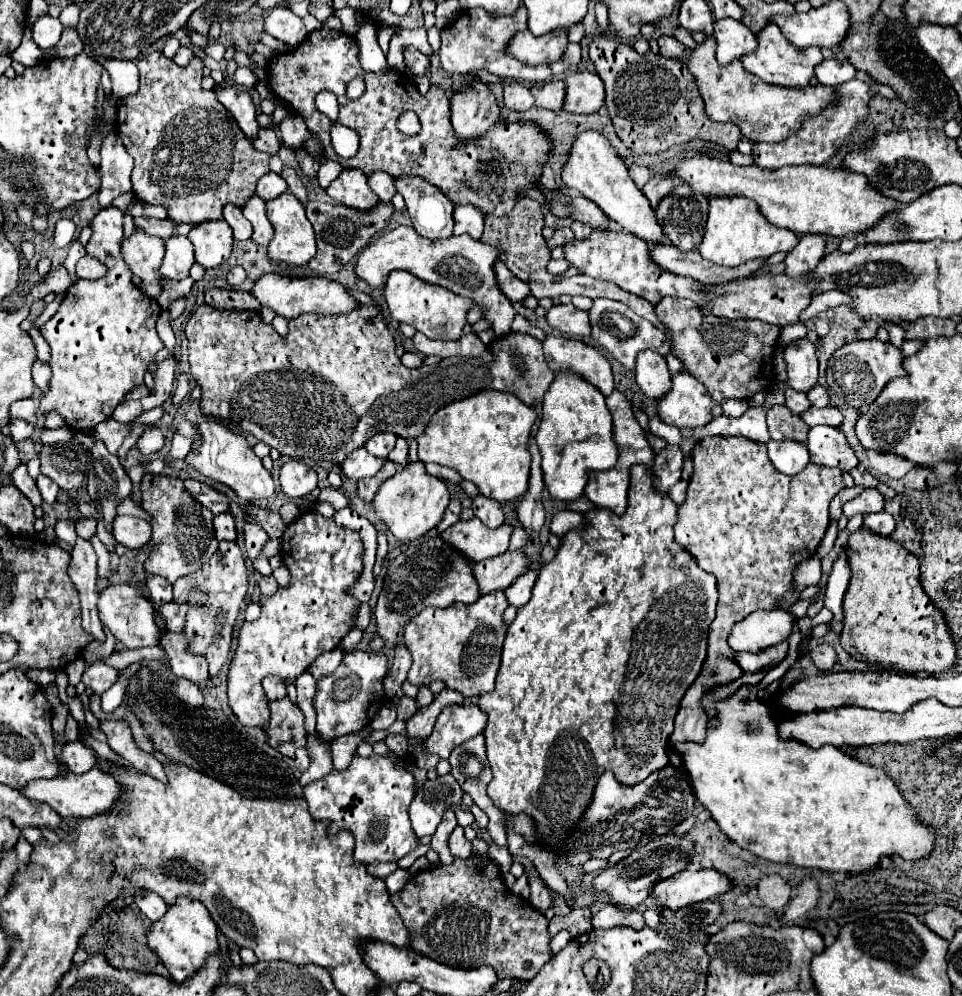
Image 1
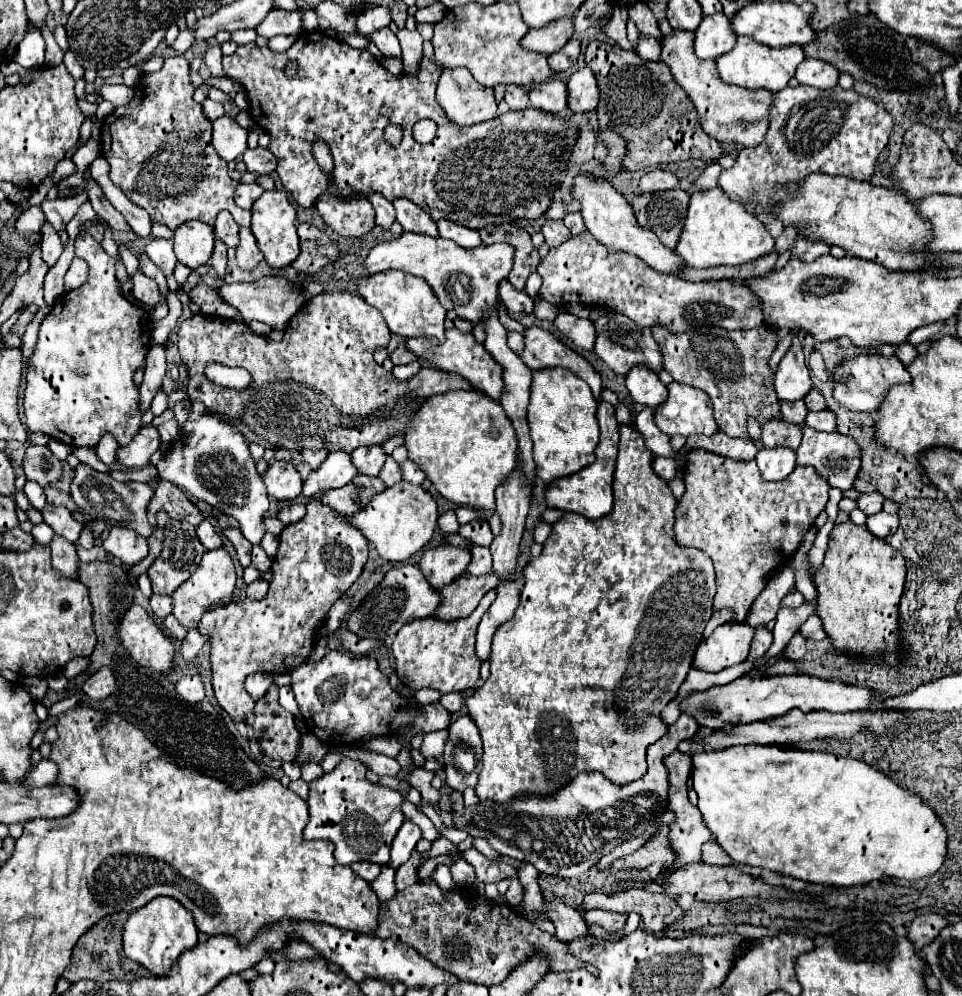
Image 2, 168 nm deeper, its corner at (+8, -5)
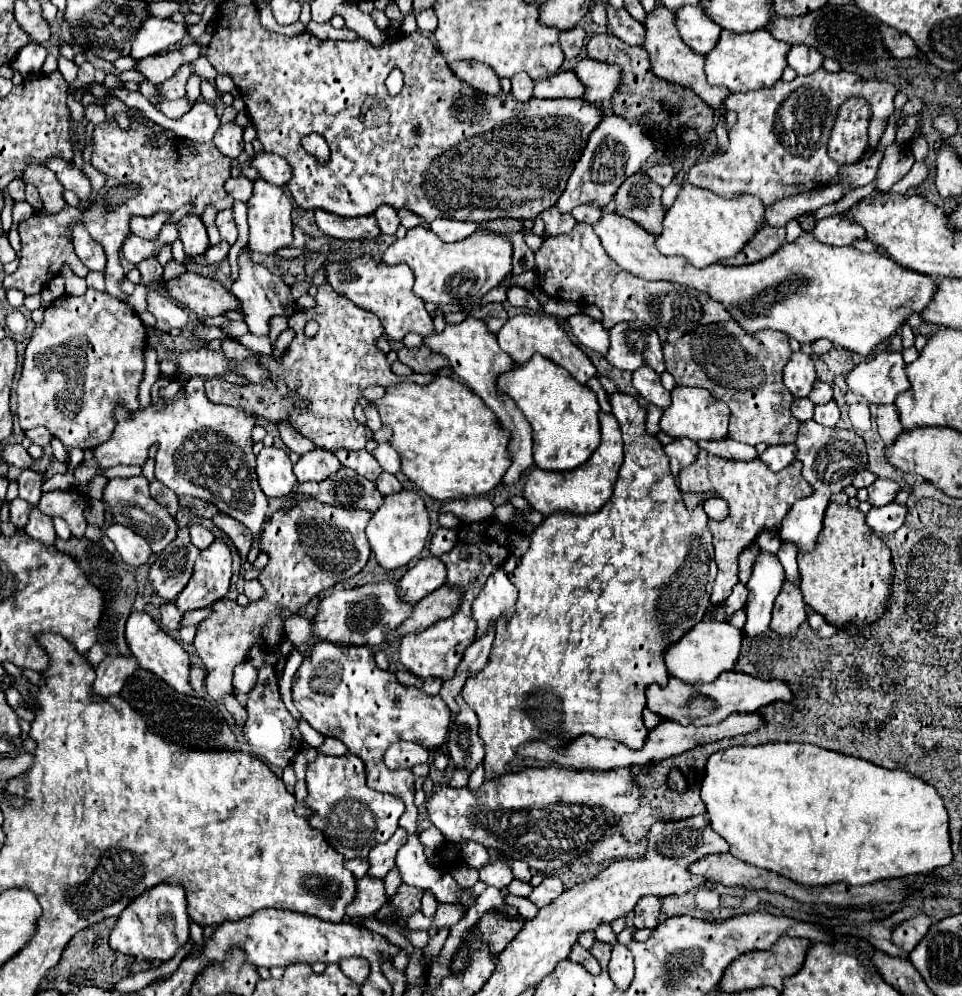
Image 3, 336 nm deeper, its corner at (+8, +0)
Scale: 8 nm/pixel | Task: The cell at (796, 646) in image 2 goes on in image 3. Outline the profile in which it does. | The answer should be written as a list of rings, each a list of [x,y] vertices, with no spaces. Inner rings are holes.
[[[785,582],[773,608],[771,628],[779,636],[793,636],[803,620],[807,620],[807,612],[805,612],[801,590],[797,584]]]

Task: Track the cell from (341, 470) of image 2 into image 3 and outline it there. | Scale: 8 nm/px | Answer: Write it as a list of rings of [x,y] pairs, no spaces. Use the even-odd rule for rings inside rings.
[[[319,448],[303,454],[293,466],[293,472],[299,482],[309,482],[309,480],[321,482],[331,474],[335,474],[339,468],[341,468],[339,460],[335,460],[335,456],[329,450]]]

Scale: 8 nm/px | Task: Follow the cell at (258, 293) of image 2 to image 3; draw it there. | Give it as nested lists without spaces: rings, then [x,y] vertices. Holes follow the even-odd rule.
[[[191,272],[163,282],[163,288],[173,300],[193,310],[199,318],[213,318],[241,306],[217,280]]]

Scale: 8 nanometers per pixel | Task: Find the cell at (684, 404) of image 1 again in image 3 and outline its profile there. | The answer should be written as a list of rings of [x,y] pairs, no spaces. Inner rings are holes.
[[[677,386],[671,392],[673,404],[661,416],[661,430],[673,438],[689,438],[689,440],[725,440],[727,424],[729,424],[729,408],[721,404],[721,400],[713,398],[705,388],[685,388]]]

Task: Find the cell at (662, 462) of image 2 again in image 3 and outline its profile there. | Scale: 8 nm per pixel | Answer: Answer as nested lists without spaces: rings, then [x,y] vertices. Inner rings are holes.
[[[677,438],[665,446],[665,454],[671,460],[671,472],[677,476],[681,468],[695,462],[695,456],[699,454],[699,446],[689,438]]]

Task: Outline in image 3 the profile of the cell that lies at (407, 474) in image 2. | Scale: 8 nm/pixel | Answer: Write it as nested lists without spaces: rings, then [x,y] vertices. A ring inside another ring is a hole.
[[[379,444],[371,454],[381,464],[383,470],[387,470],[391,474],[397,474],[399,472],[399,454],[389,444]]]

